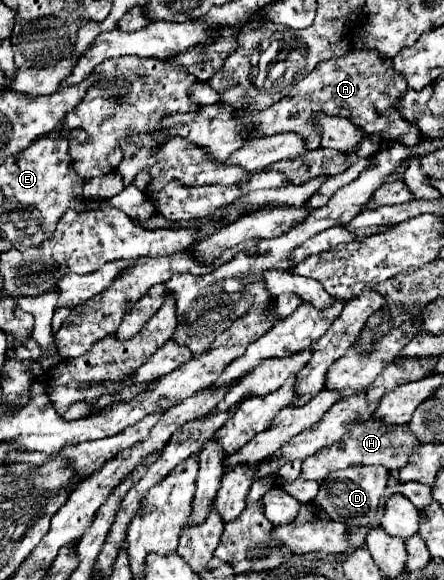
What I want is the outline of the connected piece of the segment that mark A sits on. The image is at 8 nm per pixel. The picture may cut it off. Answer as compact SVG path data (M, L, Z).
M352 49L344 57L334 57L330 61L320 63L308 77L304 77L284 99L274 103L272 107L256 113L252 117L256 135L276 135L282 131L296 131L304 137L308 149L320 147L320 135L312 127L312 113L324 111L328 115L348 117L354 125L362 127L366 133L380 135L388 141L400 141L404 145L416 145L420 135L412 129L402 117L400 109L396 109L396 101L404 97L408 85L400 73L392 69L392 61L380 61L380 53L376 49Z

